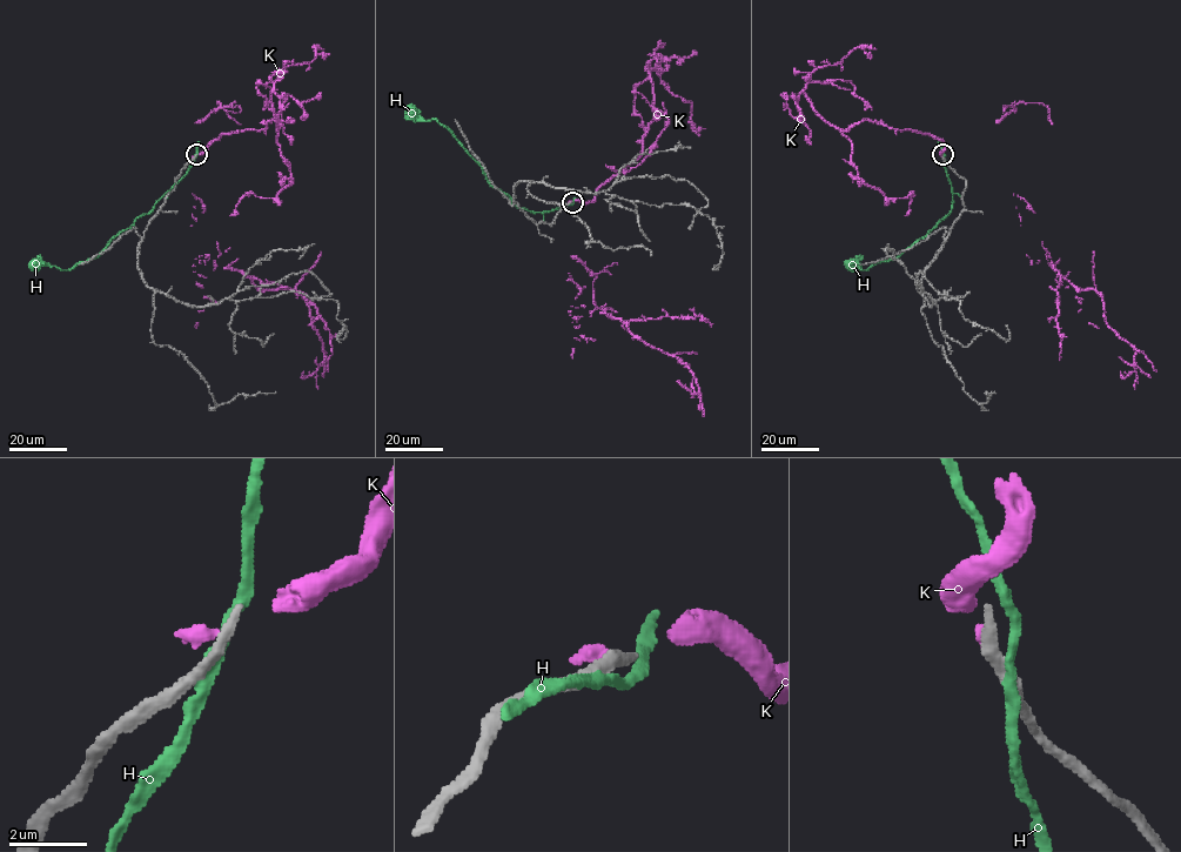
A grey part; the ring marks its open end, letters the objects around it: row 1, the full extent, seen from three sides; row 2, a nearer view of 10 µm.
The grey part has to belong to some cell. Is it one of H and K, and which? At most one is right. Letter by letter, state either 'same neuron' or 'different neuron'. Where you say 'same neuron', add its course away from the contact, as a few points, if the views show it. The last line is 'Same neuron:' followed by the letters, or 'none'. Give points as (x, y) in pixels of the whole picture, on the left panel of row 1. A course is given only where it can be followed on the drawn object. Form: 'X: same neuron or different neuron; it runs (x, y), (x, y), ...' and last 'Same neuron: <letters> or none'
H: different neuron
K: different neuron
Same neuron: none

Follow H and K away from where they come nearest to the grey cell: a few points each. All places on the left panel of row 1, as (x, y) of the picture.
H: (194, 159), (187, 173), (154, 207), (109, 241), (96, 256), (71, 269), (38, 265), (32, 267), (32, 265)
K: (195, 156), (192, 194), (217, 243), (216, 266), (261, 288), (299, 290), (308, 303), (323, 361), (303, 371)

